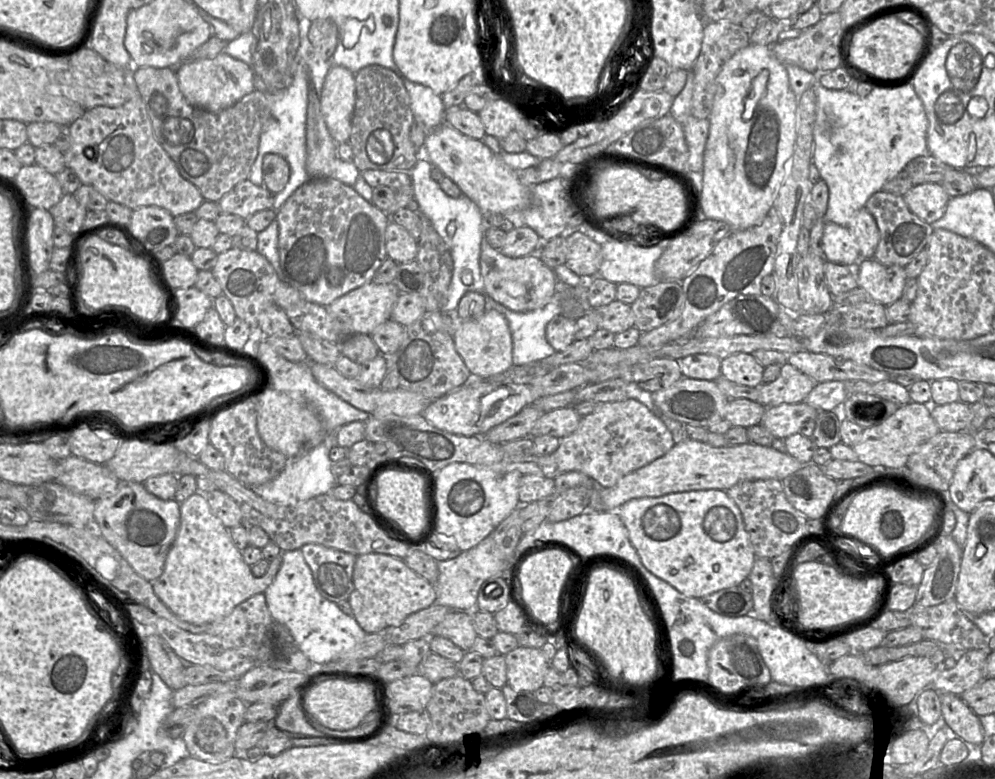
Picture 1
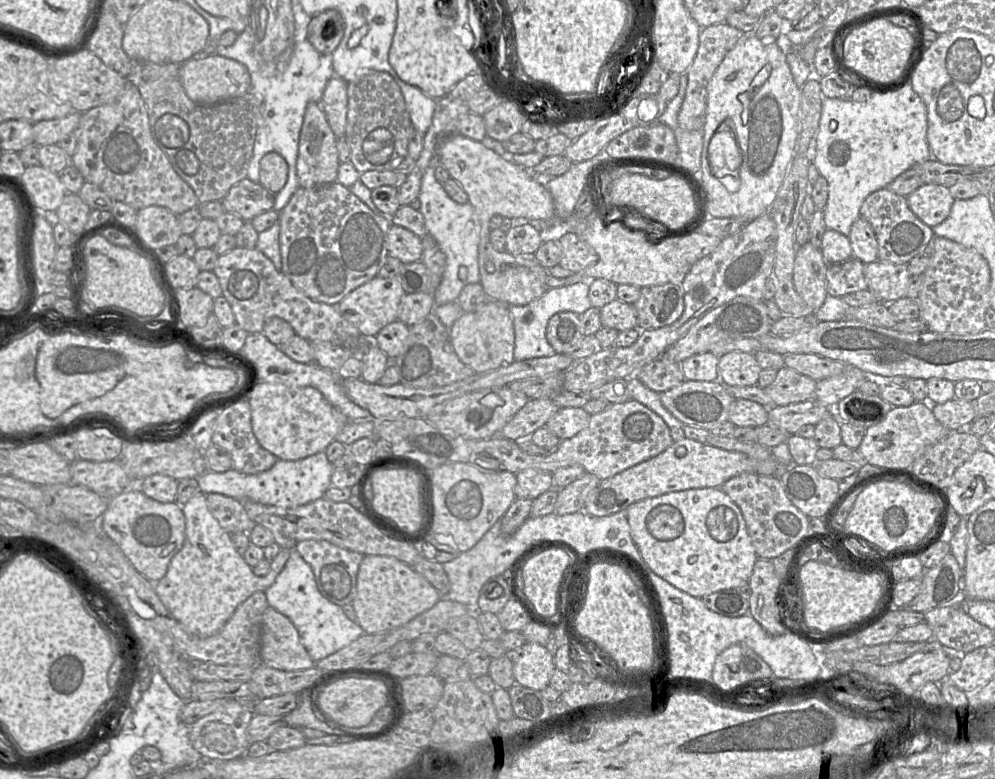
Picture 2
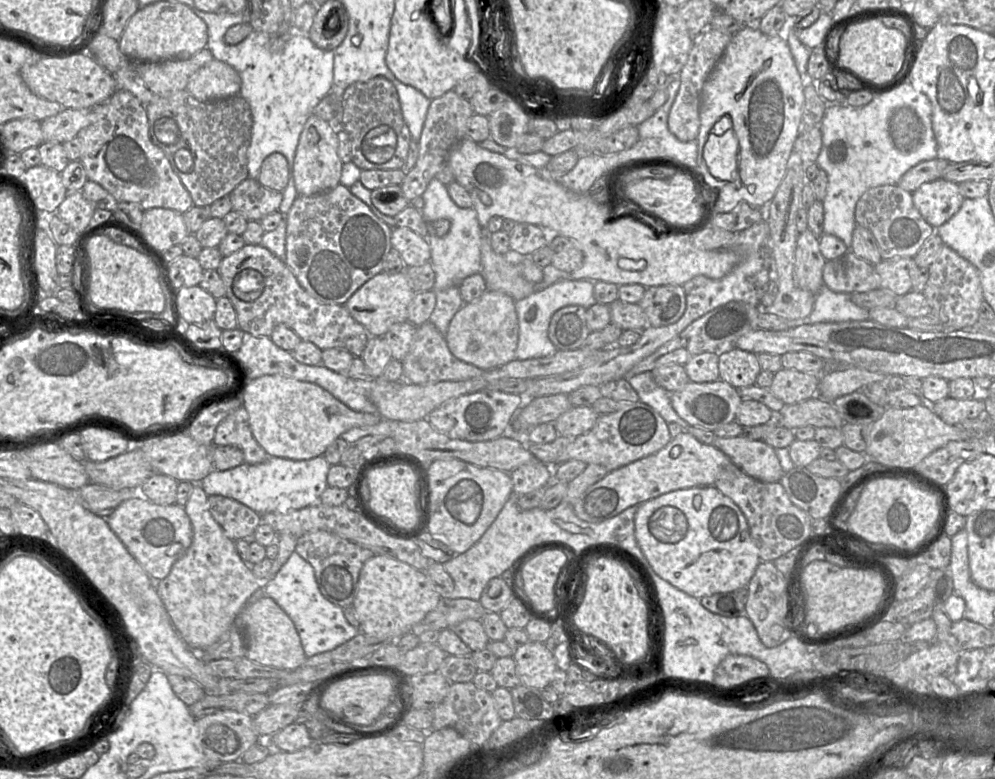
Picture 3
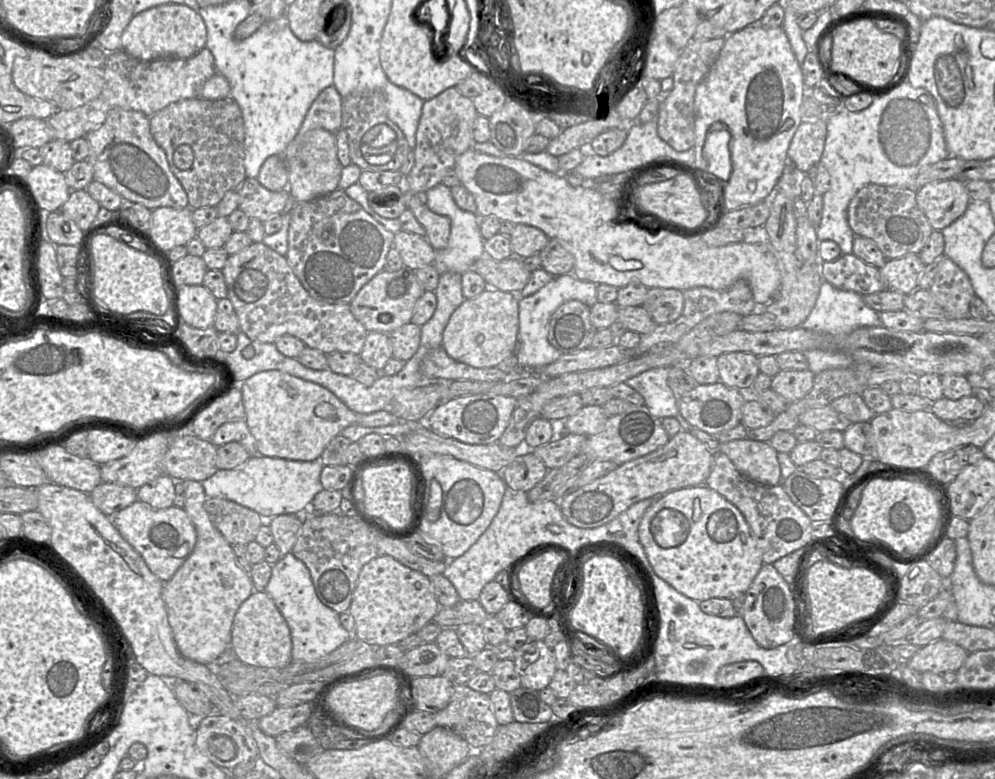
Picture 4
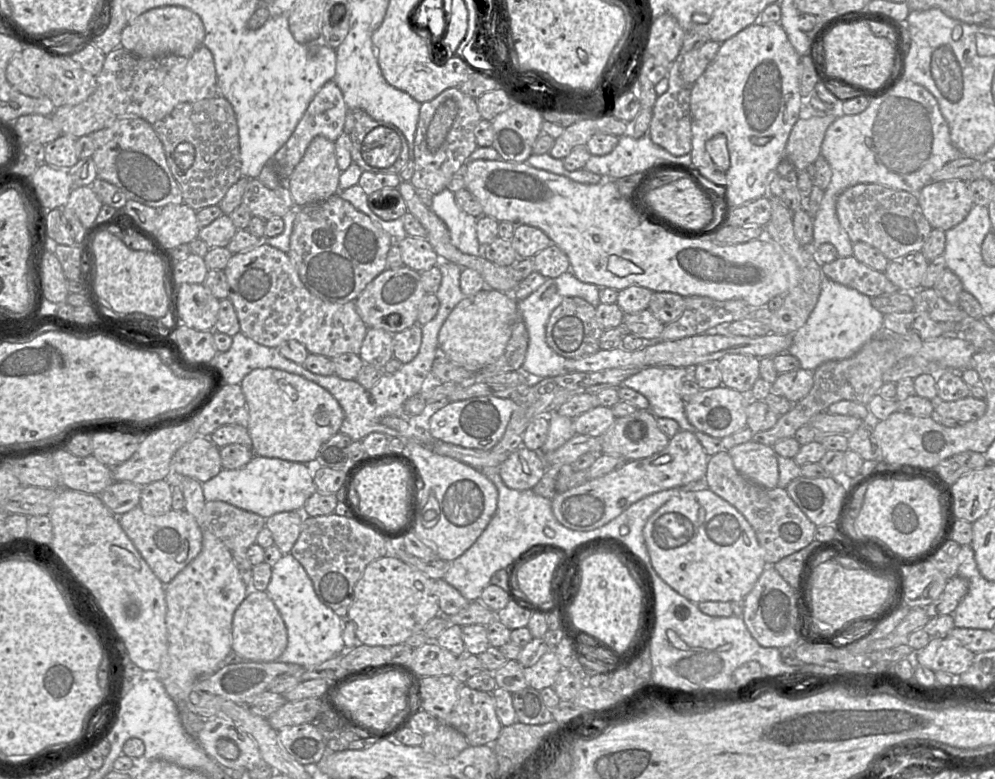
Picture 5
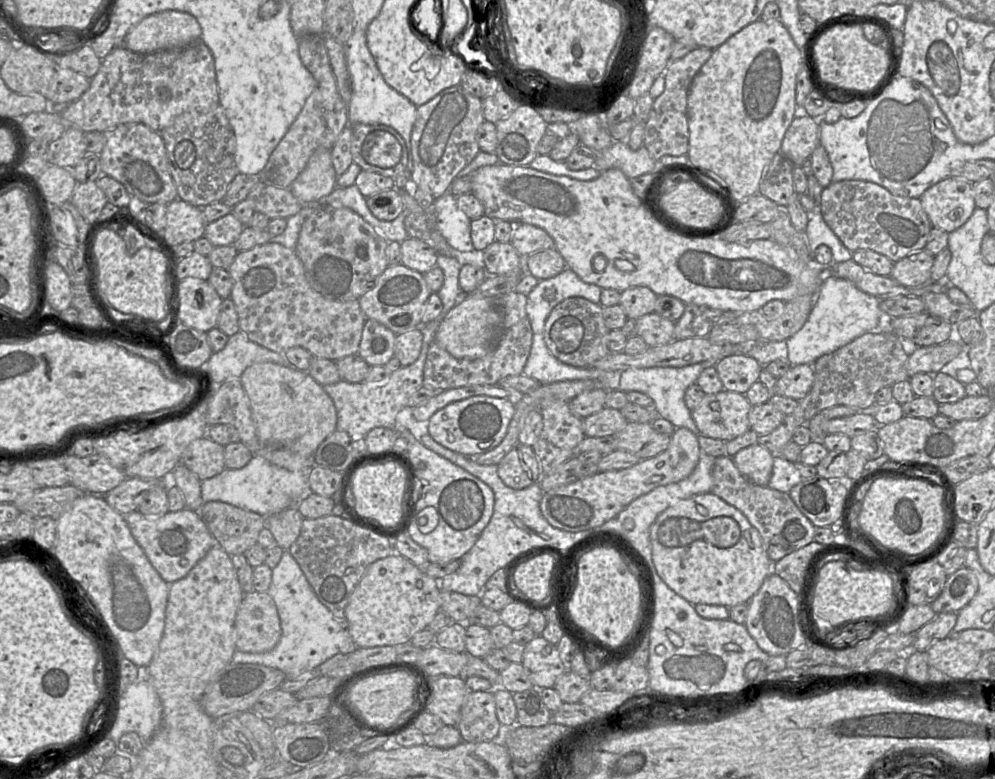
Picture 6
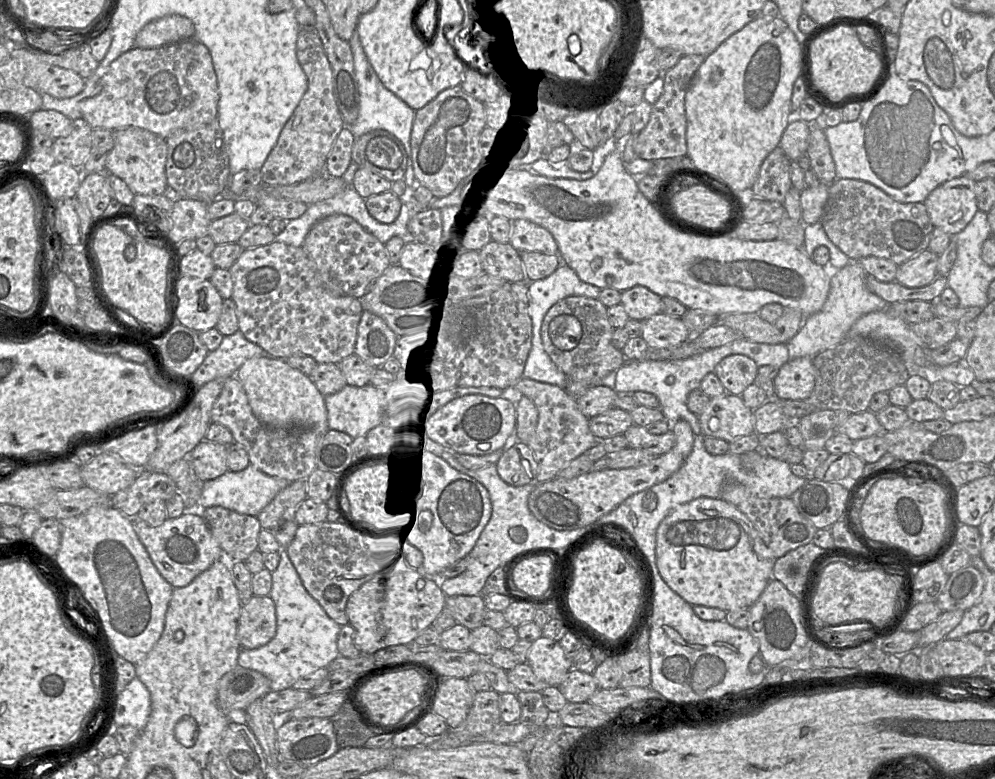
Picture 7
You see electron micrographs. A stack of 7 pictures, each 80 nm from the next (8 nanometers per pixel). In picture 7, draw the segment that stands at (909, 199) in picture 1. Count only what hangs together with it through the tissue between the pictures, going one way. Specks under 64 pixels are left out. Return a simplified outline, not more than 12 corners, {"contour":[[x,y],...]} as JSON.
{"contour":[[949,180],[924,201],[934,228],[955,236],[978,212],[976,182]]}

